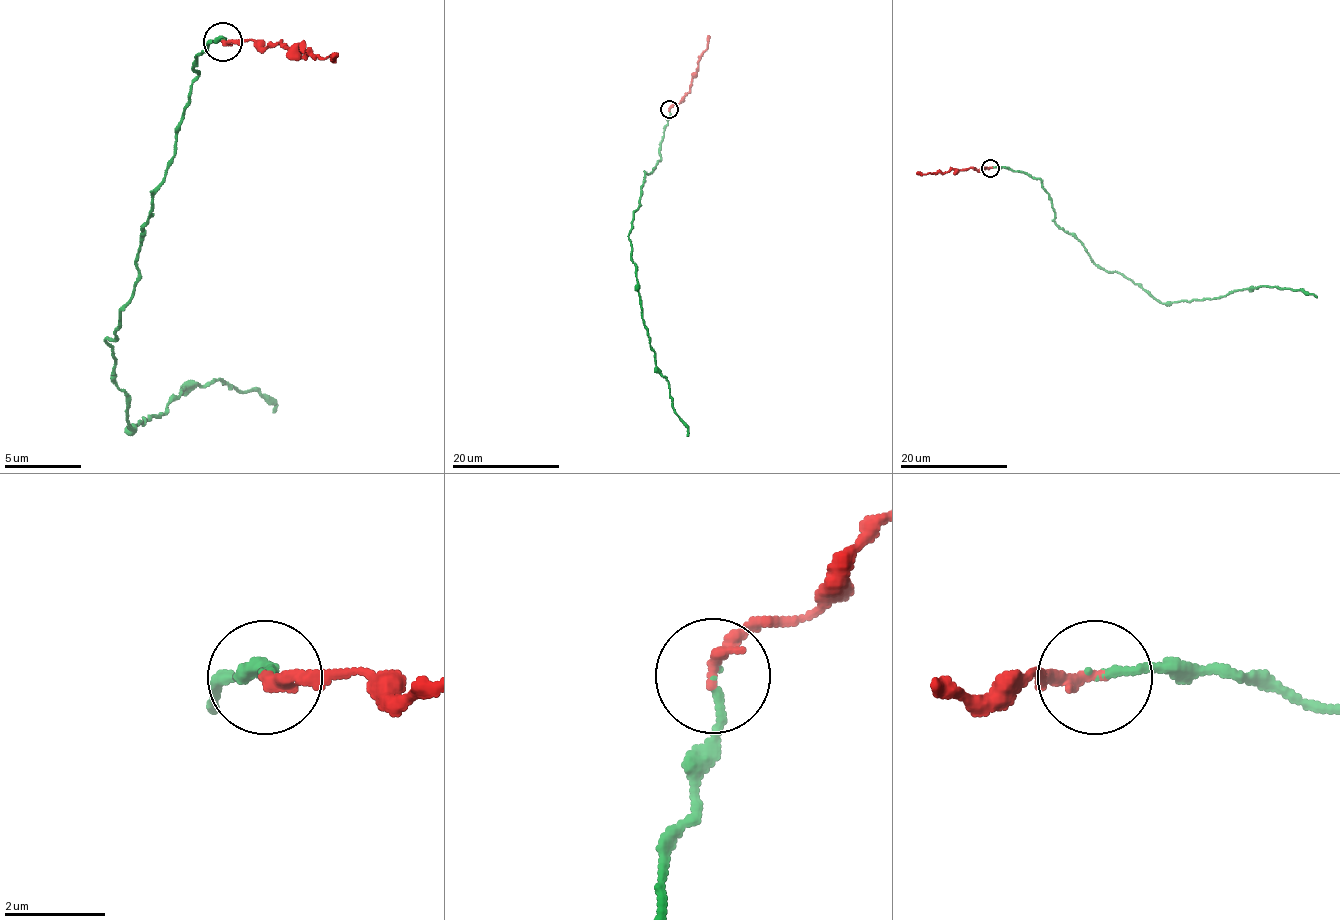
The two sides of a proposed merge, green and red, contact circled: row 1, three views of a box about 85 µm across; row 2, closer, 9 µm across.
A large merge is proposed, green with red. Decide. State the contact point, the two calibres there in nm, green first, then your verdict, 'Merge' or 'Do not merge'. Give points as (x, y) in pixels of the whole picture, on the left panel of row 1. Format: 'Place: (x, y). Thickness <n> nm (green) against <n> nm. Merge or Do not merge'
Place: (222, 41). Thickness 130 nm (green) against 280 nm. Merge

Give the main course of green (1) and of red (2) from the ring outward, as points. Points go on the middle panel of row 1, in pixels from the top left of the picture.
1: (669, 109), (661, 159), (645, 174), (629, 240), (655, 369), (669, 385), (672, 406), (686, 436)
2: (669, 109), (689, 92), (709, 35)

